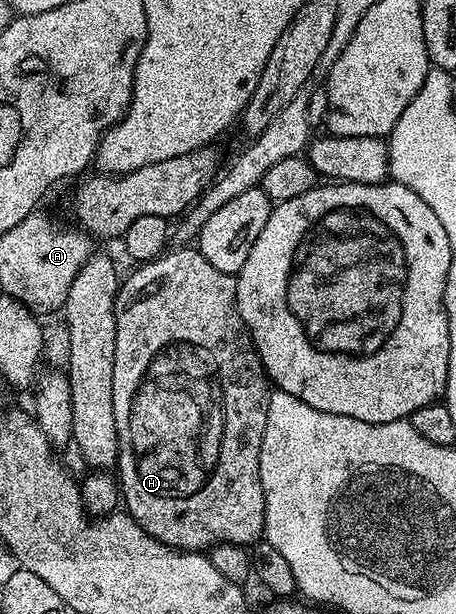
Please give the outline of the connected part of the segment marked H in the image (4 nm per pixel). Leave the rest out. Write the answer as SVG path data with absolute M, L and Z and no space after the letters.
M182 245L174 250L178 251L173 251L173 249L167 250L151 263L135 266L133 268L135 271L127 279L125 276L121 280L118 295L114 299L114 312L116 313L116 357L112 365L112 409L116 409L116 429L118 430L116 478L120 484L120 499L124 504L125 510L149 535L156 537L156 541L167 543L170 547L175 547L178 551L197 551L202 553L211 547L215 547L218 543L253 545L263 538L266 529L266 502L264 501L264 489L260 481L260 449L262 448L262 438L264 437L266 422L268 421L268 401L270 400L272 387L267 380L266 370L262 368L258 352L254 349L254 343L250 340L250 334L246 332L246 326L238 312L238 306L236 305L237 278L228 273L220 273L220 269L215 269L193 246Z

